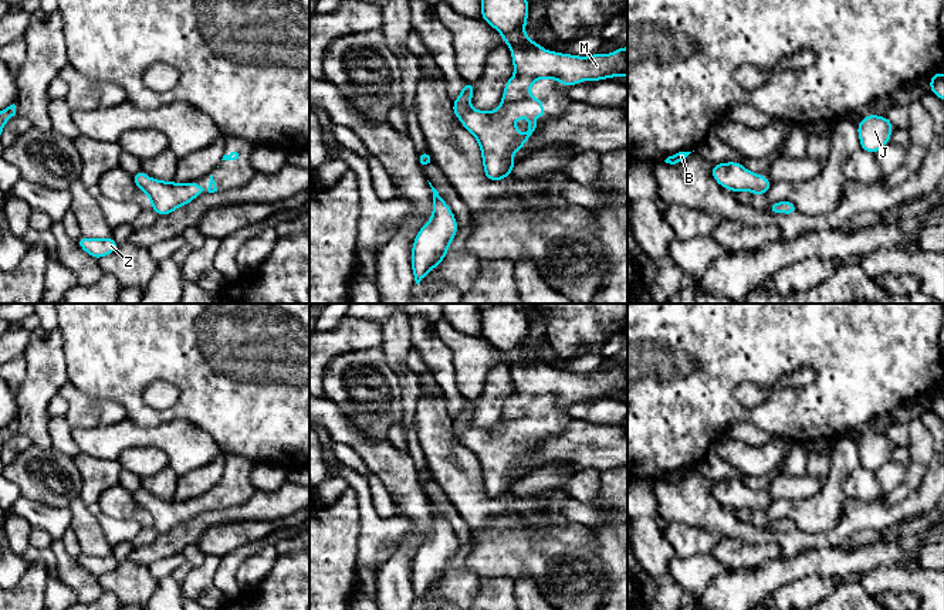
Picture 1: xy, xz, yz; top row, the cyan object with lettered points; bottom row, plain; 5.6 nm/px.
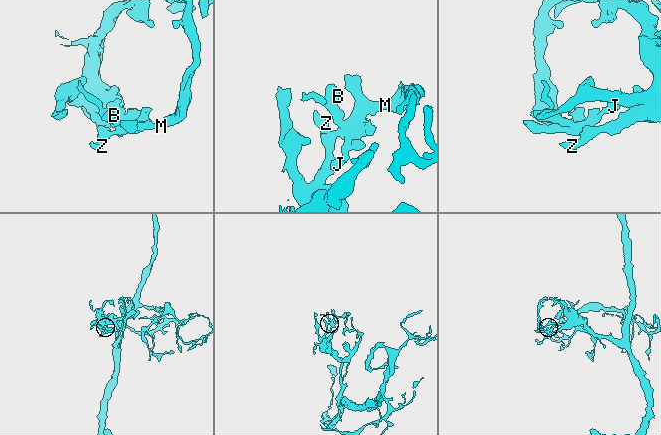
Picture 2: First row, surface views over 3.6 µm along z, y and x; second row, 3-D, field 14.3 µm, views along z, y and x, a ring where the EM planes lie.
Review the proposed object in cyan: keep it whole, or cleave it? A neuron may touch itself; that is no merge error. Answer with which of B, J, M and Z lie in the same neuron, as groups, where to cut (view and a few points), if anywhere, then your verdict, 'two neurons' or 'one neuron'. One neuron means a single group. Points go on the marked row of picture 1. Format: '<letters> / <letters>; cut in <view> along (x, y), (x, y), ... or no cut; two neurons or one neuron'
B J M Z; no cut; one neuron

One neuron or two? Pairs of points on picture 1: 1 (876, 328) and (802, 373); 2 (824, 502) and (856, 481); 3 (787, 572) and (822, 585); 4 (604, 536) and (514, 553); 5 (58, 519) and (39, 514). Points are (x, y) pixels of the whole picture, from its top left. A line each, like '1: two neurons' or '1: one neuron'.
1: two neurons
2: two neurons
3: two neurons
4: two neurons
5: one neuron

